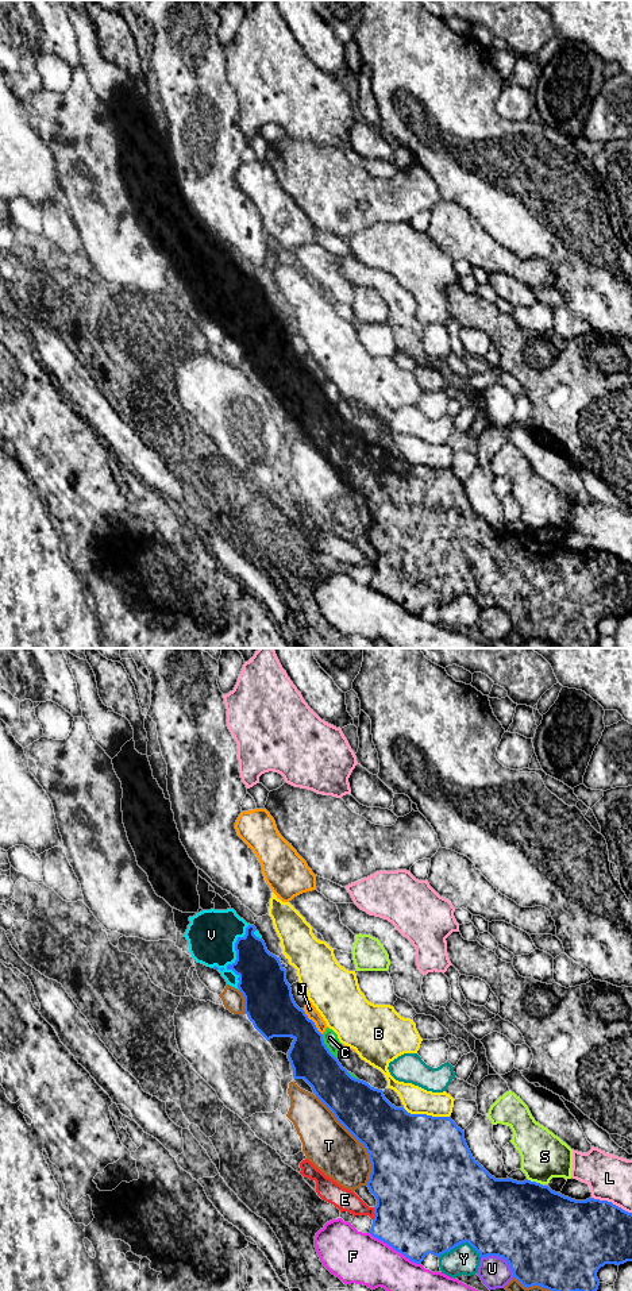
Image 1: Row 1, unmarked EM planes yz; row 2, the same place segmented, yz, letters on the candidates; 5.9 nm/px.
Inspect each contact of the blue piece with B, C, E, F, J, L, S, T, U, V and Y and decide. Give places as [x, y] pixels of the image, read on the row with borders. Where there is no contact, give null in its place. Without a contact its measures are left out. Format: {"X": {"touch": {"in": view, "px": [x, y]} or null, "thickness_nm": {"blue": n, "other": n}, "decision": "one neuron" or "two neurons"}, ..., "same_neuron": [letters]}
{"B": {"touch": {"in": "yz", "px": [426, 1114]}, "thickness_nm": {"blue": 500, "other": 160}, "decision": "two neurons"}, "C": {"touch": {"in": "yz", "px": [326, 1047]}, "thickness_nm": {"blue": 240, "other": 90}, "decision": "two neurons"}, "E": {"touch": {"in": "yz", "px": [374, 1213]}, "thickness_nm": {"blue": 480, "other": 130}, "decision": "two neurons"}, "F": {"touch": {"in": "yz", "px": [394, 1249]}, "thickness_nm": {"blue": 480, "other": 300}, "decision": "two neurons"}, "J": {"touch": {"in": "yz", "px": [313, 1022]}, "thickness_nm": {"blue": 280, "other": 70}, "decision": "two neurons"}, "L": {"touch": {"in": "yz", "px": [611, 1202]}, "thickness_nm": {"blue": 420, "other": 260}, "decision": "two neurons"}, "S": {"touch": {"in": "yz", "px": [535, 1182]}, "thickness_nm": {"blue": 500, "other": 280}, "decision": "two neurons"}, "T": {"touch": {"in": "yz", "px": [358, 1140]}, "thickness_nm": {"blue": 380, "other": 300}, "decision": "two neurons"}, "U": {"touch": {"in": "yz", "px": [501, 1256]}, "thickness_nm": {"blue": 500, "other": 190}, "decision": "two neurons"}, "V": {"touch": {"in": "yz", "px": [236, 958]}, "thickness_nm": {"blue": 280, "other": 300}, "decision": "one neuron"}, "Y": {"touch": {"in": "yz", "px": [461, 1243]}, "thickness_nm": {"blue": 500, "other": 180}, "decision": "two neurons"}, "same_neuron": ["V"]}

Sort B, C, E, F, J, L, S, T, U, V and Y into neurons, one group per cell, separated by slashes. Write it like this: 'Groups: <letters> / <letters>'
Groups: B / C / E / F / J / L / S / T / U / V / Y

